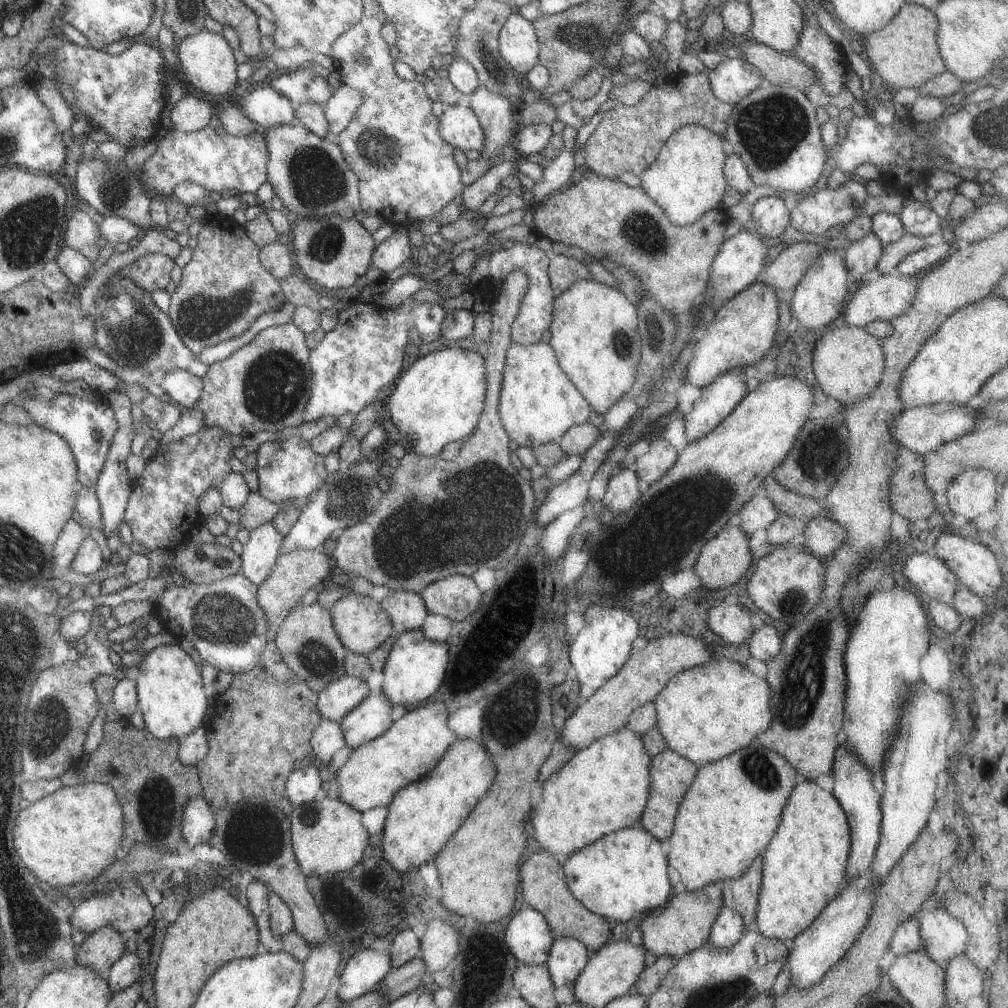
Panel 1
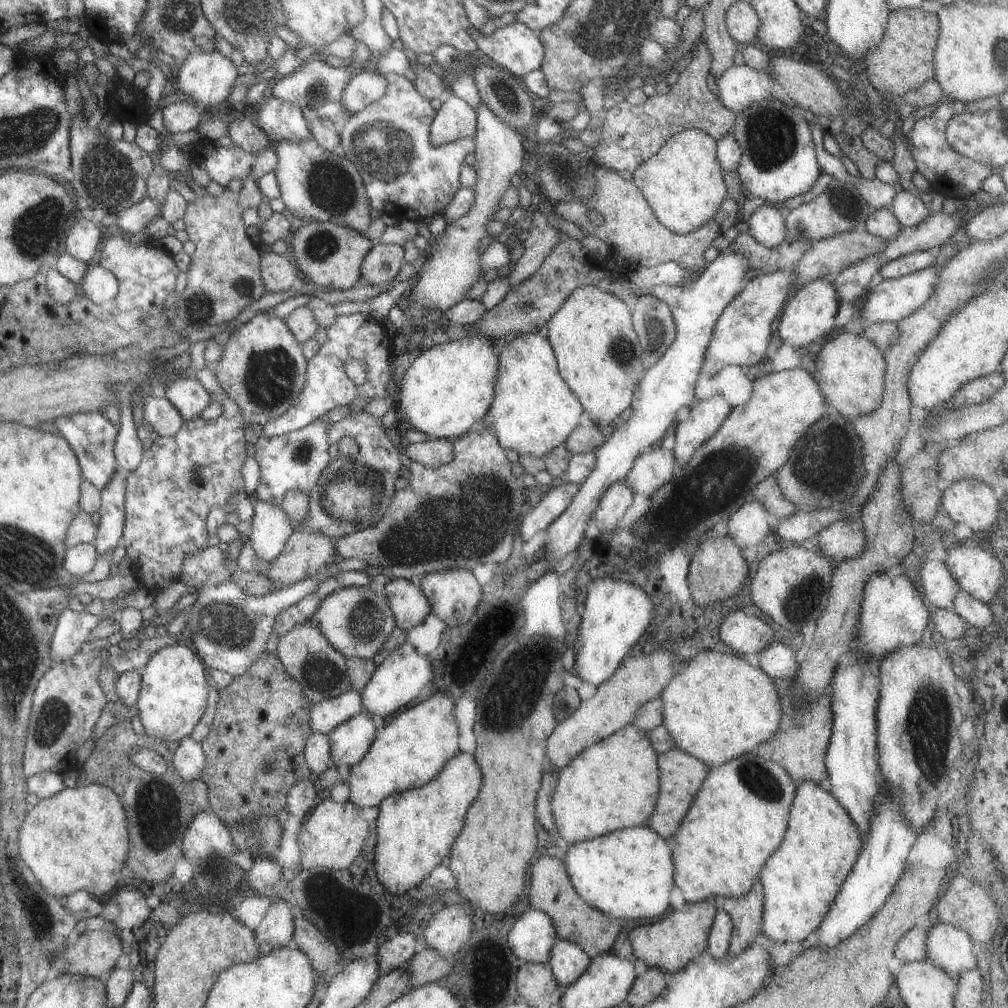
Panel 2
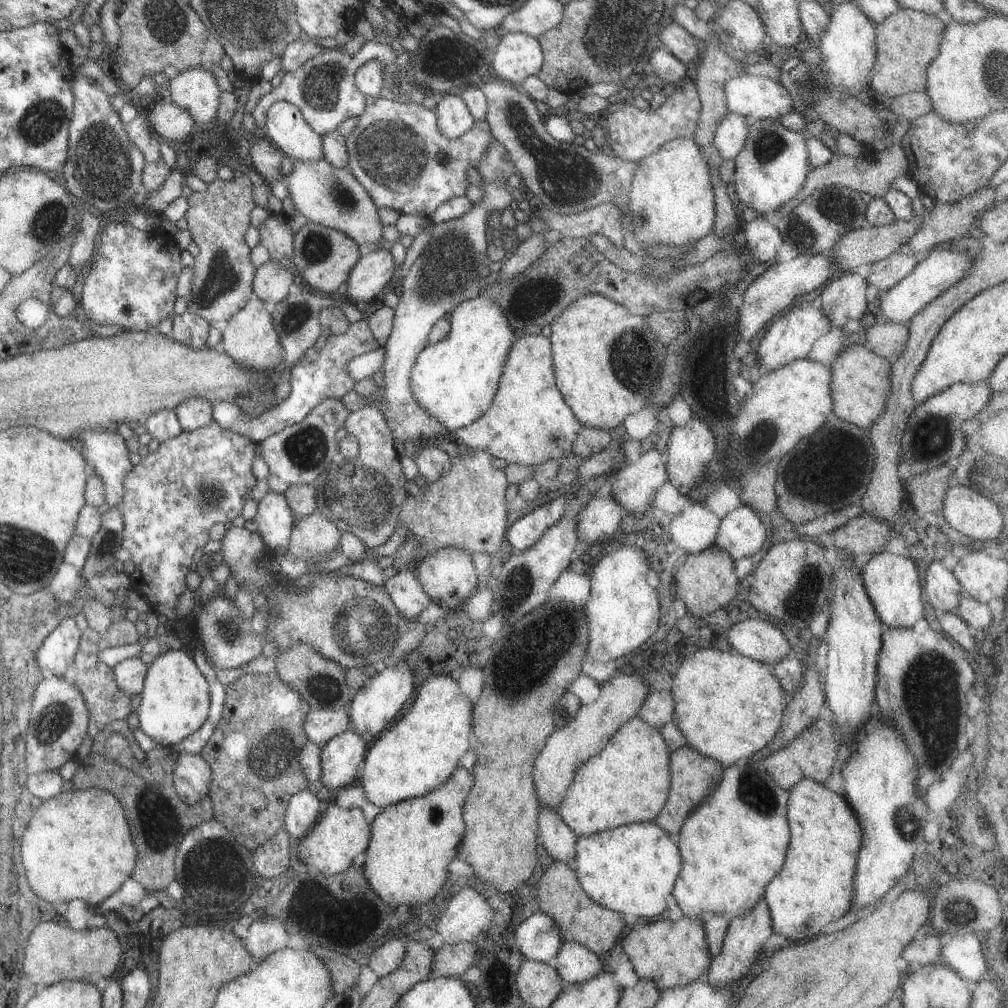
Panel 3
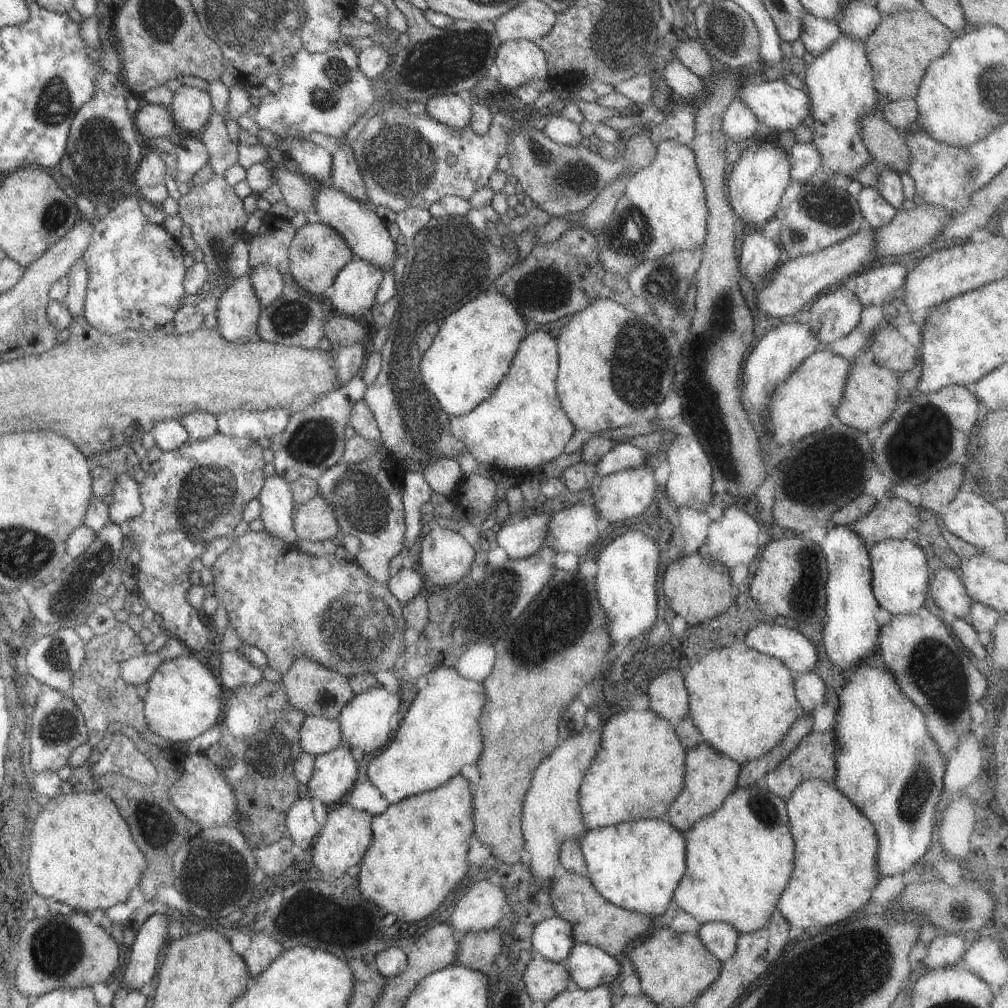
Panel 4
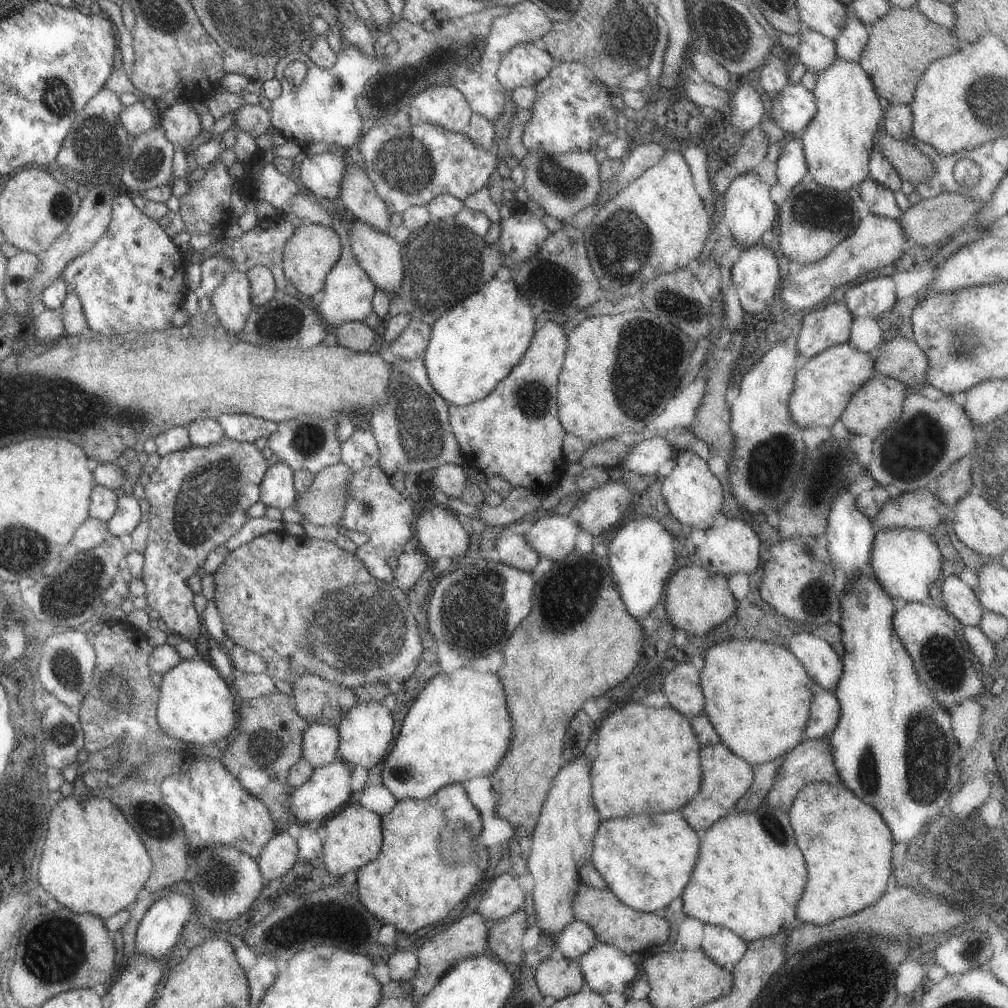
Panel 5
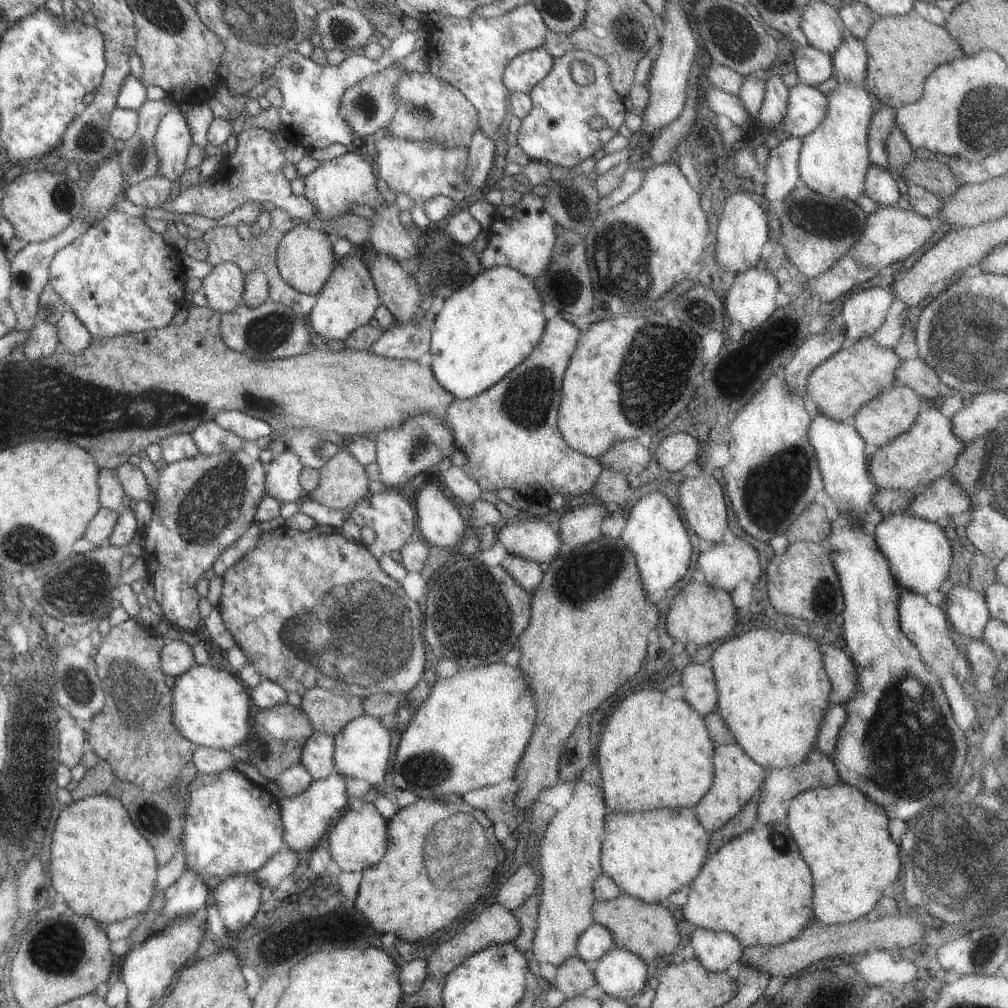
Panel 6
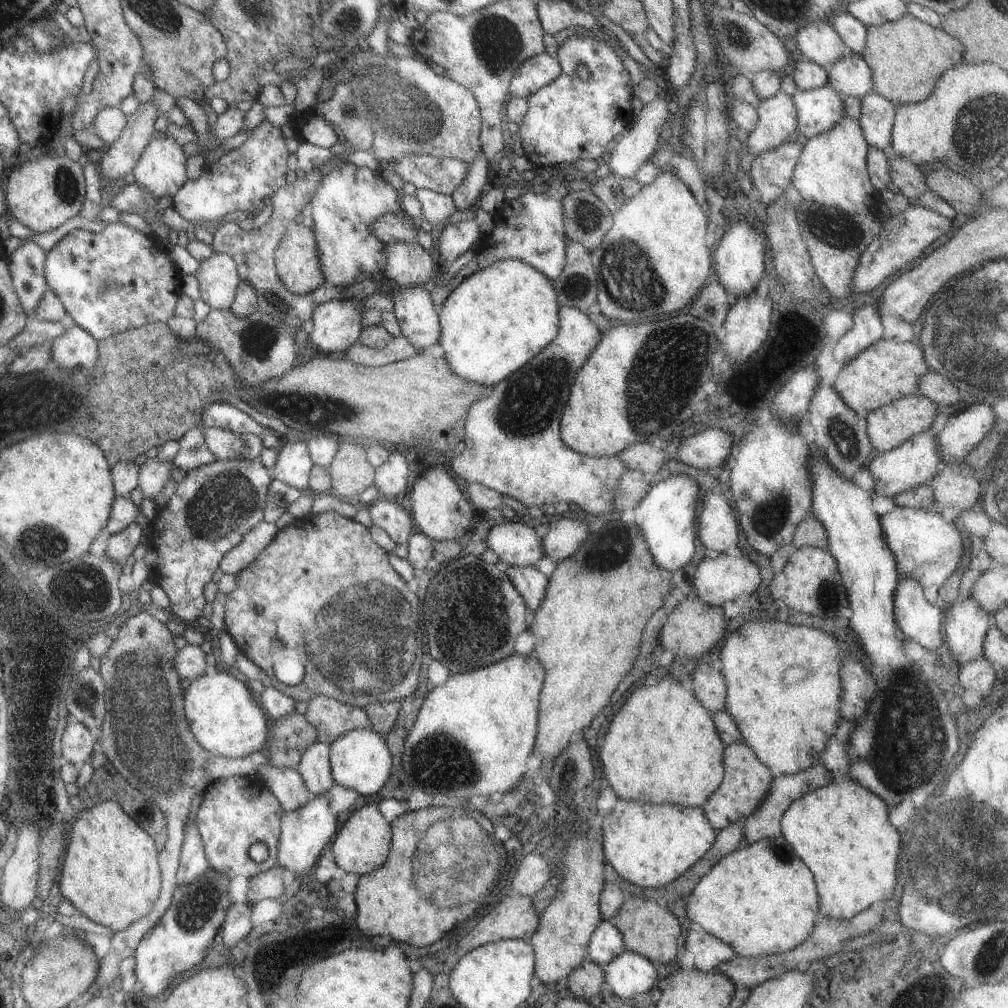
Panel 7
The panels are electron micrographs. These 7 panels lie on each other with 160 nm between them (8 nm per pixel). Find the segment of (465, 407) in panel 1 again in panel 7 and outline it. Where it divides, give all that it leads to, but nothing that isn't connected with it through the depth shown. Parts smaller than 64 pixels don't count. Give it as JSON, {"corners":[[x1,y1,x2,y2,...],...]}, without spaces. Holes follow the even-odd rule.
{"corners":[[501,259,464,278,447,296,438,314,438,340,448,367,461,379,486,387,507,378,529,362,555,338,558,331,559,303,555,289,541,271,517,259]]}

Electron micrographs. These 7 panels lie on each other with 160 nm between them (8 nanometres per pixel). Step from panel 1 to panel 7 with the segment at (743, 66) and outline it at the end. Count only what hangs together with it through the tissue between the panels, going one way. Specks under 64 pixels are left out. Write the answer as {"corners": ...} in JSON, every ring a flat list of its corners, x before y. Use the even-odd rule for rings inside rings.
{"corners":[[827,84,811,90,797,89,790,96,796,112,796,137,806,140,830,129,845,114,843,101]]}

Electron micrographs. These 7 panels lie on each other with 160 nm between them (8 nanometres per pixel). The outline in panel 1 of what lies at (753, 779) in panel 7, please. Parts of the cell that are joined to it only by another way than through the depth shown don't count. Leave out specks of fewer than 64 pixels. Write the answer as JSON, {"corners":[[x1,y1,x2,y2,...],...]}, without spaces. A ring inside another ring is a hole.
{"corners":[[656,726,645,731,640,739,645,752,650,756,650,791,637,825,646,830,651,836,661,840,671,834,677,807,687,787,691,784,698,767,694,762,679,756,679,753,667,749,665,741]]}

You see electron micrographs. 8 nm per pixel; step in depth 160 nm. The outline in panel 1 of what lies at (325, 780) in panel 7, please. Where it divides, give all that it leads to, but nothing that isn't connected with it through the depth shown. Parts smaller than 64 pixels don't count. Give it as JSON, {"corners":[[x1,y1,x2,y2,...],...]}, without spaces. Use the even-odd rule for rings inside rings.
{"corners":[[343,674,317,693,316,711,321,719,339,722,367,693,364,680]]}

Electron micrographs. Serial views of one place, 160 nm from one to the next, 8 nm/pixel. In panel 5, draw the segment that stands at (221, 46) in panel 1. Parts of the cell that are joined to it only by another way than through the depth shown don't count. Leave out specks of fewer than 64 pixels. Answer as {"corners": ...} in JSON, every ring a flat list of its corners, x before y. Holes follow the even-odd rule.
{"corners":[[176,100,176,103,167,106,159,116,157,124,163,136,173,145,173,148,183,150,195,136,201,134,199,120,190,103]]}

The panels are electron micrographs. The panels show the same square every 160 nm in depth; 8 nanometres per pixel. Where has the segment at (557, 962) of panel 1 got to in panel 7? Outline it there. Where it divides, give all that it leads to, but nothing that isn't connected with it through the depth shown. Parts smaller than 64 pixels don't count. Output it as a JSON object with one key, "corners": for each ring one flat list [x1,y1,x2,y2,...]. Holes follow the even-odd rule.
{"corners":[[624,950,613,960,604,964,601,970,604,978,604,988,611,991,611,994,617,998,639,1000,642,993,646,993,655,986,660,986,660,981,657,978,655,968,651,965,651,961,631,951]]}

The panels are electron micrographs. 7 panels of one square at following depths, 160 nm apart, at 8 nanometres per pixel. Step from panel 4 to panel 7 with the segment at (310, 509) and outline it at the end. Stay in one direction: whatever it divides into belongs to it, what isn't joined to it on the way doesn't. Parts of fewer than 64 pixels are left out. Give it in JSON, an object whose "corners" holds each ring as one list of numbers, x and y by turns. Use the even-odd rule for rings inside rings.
{"corners":[[341,440,337,452,326,466,330,476,327,493,354,502,357,495,372,485,374,468,367,462,365,445]]}

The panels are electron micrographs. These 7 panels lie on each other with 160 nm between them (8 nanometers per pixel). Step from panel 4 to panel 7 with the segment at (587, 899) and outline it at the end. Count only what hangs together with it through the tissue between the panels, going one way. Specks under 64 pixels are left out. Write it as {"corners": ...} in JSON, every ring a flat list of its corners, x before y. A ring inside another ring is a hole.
{"corners":[[626,896,623,904,609,922,622,936,625,951,637,953,661,964,674,960,680,943,679,934,681,934,681,930,677,918,666,907,657,905,651,899,644,899,640,896]]}

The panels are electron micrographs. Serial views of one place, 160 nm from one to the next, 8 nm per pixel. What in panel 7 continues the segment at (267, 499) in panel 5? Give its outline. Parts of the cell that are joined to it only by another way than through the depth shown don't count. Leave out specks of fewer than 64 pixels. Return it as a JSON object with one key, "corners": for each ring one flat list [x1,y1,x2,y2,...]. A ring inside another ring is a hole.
{"corners":[[307,439,294,442,282,440,278,447,276,461,271,468,273,478,282,480,302,492,307,492,309,471,314,465,306,442]]}

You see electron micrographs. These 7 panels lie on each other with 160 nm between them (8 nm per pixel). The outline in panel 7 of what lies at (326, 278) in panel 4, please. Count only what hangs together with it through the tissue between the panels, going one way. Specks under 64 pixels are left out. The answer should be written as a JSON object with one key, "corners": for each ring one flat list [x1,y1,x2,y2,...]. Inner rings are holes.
{"corners":[[291,221,274,250,274,267,283,286,293,294,304,295,321,286,324,278,318,263,316,240,312,229]]}

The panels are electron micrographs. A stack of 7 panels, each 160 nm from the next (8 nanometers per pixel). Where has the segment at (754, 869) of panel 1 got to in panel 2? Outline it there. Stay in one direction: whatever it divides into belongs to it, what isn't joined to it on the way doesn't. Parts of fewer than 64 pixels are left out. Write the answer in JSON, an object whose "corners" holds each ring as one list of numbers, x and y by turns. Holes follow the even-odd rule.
{"corners":[[759,878,753,882,753,886,745,896,725,898,718,902,718,907,731,920,731,937,726,956,737,956,753,942,757,934,760,934,762,887]]}

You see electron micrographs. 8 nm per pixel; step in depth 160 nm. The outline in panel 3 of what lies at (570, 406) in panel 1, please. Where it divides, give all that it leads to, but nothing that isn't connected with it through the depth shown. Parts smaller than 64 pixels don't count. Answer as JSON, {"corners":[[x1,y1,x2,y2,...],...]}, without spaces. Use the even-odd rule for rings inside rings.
{"corners":[[518,334,508,350,490,406,466,427,450,431,446,438,457,445,487,451,507,465,535,466,569,453,581,427,555,386,549,339,541,334]]}

